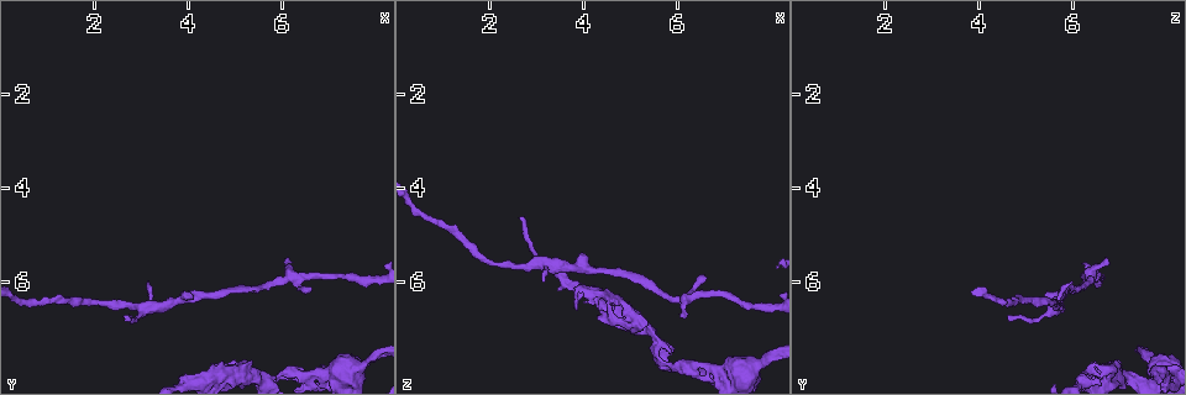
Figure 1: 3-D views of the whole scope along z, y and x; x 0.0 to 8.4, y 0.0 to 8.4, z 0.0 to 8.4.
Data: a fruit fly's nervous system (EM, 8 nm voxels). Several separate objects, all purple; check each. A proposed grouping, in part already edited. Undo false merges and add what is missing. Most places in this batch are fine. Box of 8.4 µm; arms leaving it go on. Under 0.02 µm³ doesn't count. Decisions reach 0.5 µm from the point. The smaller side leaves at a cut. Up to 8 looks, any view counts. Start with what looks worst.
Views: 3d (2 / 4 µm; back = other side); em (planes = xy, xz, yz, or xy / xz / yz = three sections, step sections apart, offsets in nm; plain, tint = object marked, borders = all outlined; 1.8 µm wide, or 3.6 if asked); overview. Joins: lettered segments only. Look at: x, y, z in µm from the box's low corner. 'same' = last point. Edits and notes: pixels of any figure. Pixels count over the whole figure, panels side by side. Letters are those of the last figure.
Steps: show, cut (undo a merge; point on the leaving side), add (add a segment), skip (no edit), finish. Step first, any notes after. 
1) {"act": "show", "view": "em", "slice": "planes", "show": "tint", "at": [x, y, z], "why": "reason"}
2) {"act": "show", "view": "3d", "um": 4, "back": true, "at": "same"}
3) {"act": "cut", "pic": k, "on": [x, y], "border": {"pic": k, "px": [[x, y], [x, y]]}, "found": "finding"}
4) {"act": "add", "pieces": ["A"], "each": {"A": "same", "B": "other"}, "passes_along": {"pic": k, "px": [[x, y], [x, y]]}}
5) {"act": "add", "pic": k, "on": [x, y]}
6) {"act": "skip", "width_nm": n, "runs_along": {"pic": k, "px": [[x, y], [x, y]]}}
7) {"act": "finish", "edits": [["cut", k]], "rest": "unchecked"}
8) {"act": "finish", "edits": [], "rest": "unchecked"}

{"act": "show", "view": "em", "um": 3.6, "slice": "planes", "show": "borders", "at": [6.00, 7.95, 7.80], "why": "sharp bend"}

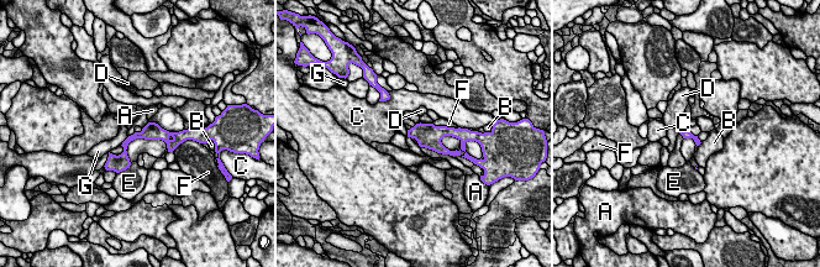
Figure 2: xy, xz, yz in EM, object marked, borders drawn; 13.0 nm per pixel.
{"act": "skip", "each": {"A": "other", "B": "other", "C": "other", "D": "other", "E": "other", "F": "other", "G": "other"}, "border": {"pic": 2, "px": [[129, 136], [120, 145]]}, "found": "one cell here"}

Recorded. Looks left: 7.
{"act": "show", "view": "3d", "um": 4, "at": [6.60, 6.05, 5.90], "why": "branch stops here"}

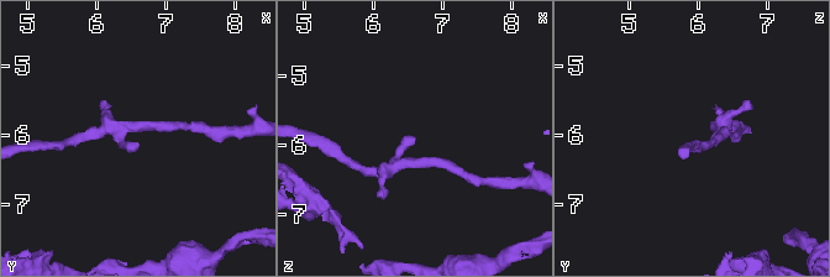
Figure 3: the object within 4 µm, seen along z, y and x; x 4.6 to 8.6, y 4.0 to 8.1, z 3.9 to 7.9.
{"act": "show", "view": "em", "slice": "yz", "step": 8, "show": "tint", "at": [6.60, 6.10, 5.95]}

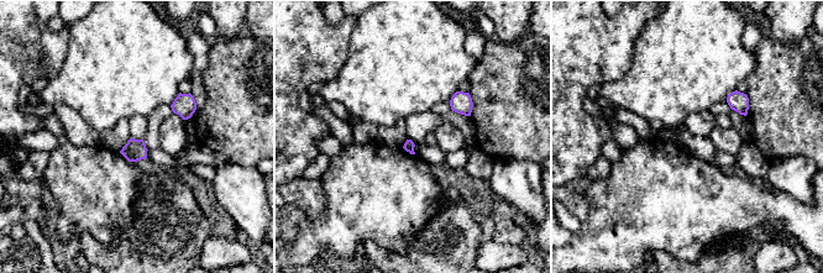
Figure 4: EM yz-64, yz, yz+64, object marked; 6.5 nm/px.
{"act": "show", "view": "em", "slice": "planes", "show": "borders", "at": "same"}

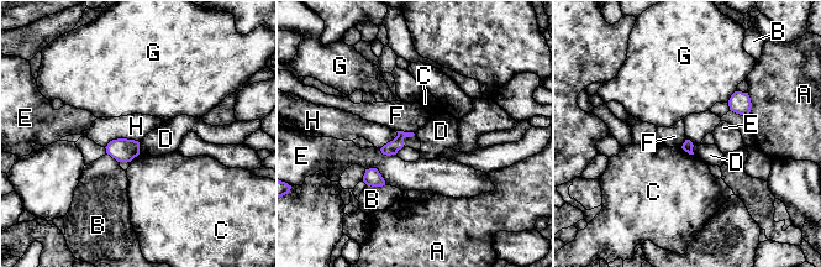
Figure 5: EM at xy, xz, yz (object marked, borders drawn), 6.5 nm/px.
{"act": "skip", "each": {"A": "other", "B": "other", "C": "other", "D": "other", "E": "other", "F": "other", "G": "other", "H": "other"}, "border": {"pic": 5, "px": [[138, 141], [112, 139], [105, 147]]}, "found": "none of them fits"}

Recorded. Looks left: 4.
{"act": "show", "view": "em", "slice": "xz", "step": 8, "show": "borders", "at": [3.15, 6.00, 6.00], "why": "branch stops here"}

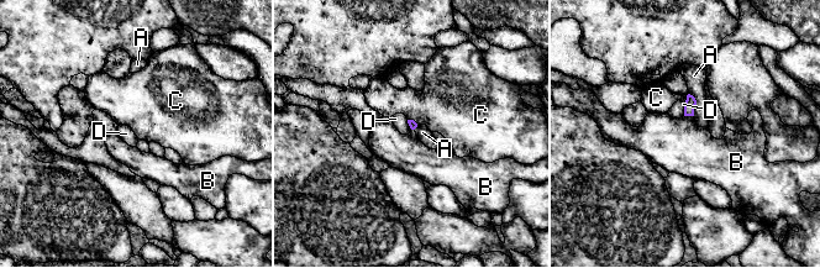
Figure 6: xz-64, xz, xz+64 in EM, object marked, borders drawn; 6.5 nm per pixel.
{"act": "skip", "each": {"A": "other", "B": "other", "C": "other", "D": "other"}, "found": "no lettered segment goes on from it"}

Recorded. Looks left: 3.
{"act": "finish", "edits": [], "rest": "unchecked"}

